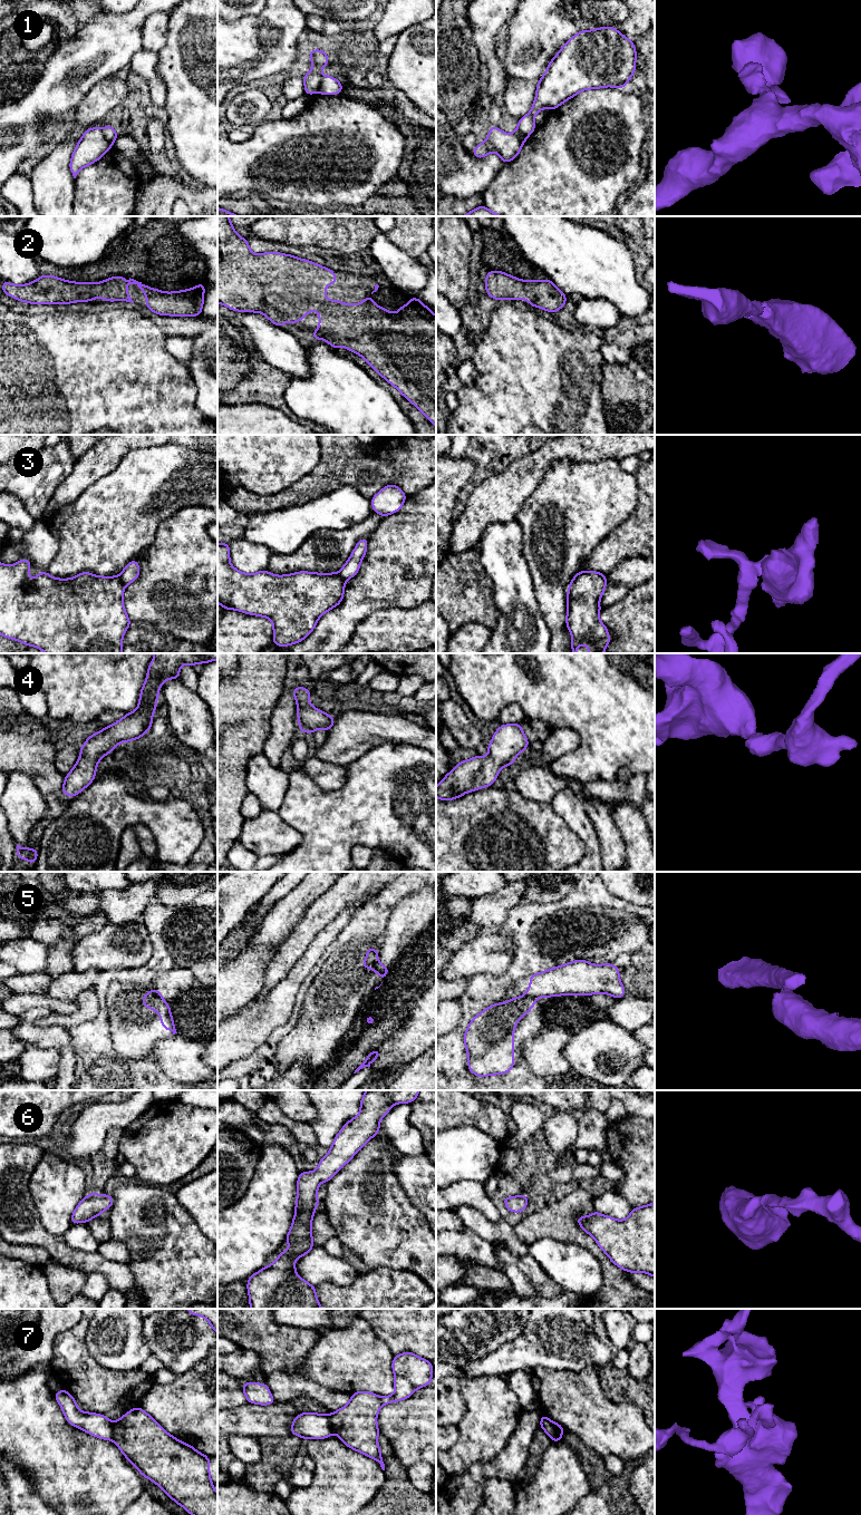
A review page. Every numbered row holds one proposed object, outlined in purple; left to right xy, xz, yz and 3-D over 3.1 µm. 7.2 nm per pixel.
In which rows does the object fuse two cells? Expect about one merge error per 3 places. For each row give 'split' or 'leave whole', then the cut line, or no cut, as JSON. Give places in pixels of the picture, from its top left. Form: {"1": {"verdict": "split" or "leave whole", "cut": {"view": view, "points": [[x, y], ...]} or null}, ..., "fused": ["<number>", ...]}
{"1": {"verdict": "split", "cut": {"view": "xz", "points": [[322, 76], [317, 91]]}}, "2": {"verdict": "leave whole", "cut": null}, "3": {"verdict": "split", "cut": {"view": "xy", "points": [[118, 576], [124, 585]]}}, "4": {"verdict": "leave whole", "cut": null}, "5": {"verdict": "split", "cut": {"view": "yz", "points": [[524, 994], [533, 998]]}}, "6": {"verdict": "leave whole", "cut": null}, "7": {"verdict": "split", "cut": {"view": "yz", "points": [[552, 1423], [554, 1425], [553, 1433], [561, 1434]]}}, "fused": ["1", "3", "5", "7"]}

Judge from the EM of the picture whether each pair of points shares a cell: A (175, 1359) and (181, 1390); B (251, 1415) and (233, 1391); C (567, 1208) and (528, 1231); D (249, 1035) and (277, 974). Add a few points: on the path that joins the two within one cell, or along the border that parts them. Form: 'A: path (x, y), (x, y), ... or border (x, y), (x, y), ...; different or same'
A: border (201, 1361), (177, 1376); different
B: border (247, 1402), (229, 1409); different
C: path (557, 1219), (538, 1225); same
D: border (289, 971), (262, 1000), (255, 999); different

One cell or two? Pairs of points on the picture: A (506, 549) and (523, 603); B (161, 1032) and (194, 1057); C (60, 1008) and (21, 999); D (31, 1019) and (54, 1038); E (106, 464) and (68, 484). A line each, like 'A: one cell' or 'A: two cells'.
A: one cell
B: two cells
C: one cell
D: one cell
E: one cell

